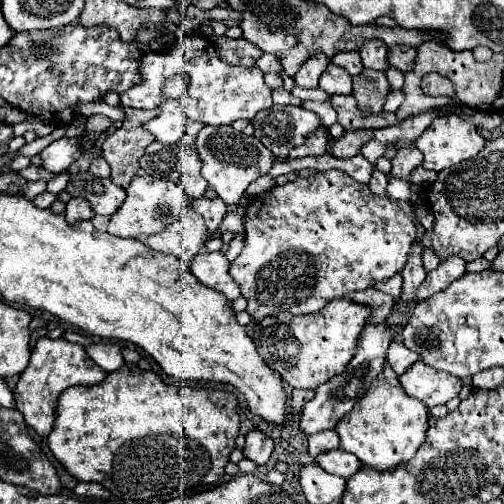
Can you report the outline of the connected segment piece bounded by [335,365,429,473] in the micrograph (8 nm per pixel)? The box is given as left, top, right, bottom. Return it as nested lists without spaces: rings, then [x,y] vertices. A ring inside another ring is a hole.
[[[385,365],[383,373],[355,403],[353,411],[349,411],[349,415],[345,415],[337,423],[335,431],[339,433],[341,439],[339,449],[357,455],[363,467],[383,473],[393,471],[399,465],[407,463],[417,453],[419,445],[425,441],[427,417],[429,411],[423,407],[423,403],[405,395],[395,371],[389,365]]]

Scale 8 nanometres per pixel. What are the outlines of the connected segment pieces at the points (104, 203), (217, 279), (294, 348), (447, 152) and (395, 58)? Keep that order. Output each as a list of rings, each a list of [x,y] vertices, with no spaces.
[[[89,171],[71,175],[67,191],[71,195],[83,195],[91,203],[95,215],[103,215],[107,219],[125,201],[125,189],[121,189],[115,183],[111,183],[111,179],[93,177],[93,173],[89,173]]]
[[[219,251],[217,253],[199,253],[191,263],[191,271],[199,283],[223,293],[229,301],[241,297],[239,287],[235,285],[235,281],[229,275],[229,261],[223,253],[219,253]]]
[[[333,299],[315,315],[277,313],[255,323],[253,341],[263,361],[295,389],[317,389],[335,375],[341,375],[357,351],[357,339],[371,317],[365,305],[349,303],[349,299]]]
[[[445,115],[445,117],[433,119],[429,129],[423,131],[421,139],[417,139],[415,145],[423,153],[423,167],[431,169],[431,171],[441,171],[445,167],[457,165],[457,163],[477,155],[477,151],[481,151],[481,147],[485,145],[485,139],[477,133],[475,125],[469,121],[469,117]]]
[[[399,45],[399,47],[393,47],[391,49],[391,53],[389,53],[389,65],[397,67],[401,71],[409,71],[415,65],[415,57],[417,57],[415,47]]]

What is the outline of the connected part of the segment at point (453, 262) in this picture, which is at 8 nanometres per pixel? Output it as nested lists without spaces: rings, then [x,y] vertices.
[[[451,257],[447,261],[443,261],[435,271],[431,271],[425,281],[421,283],[421,287],[417,289],[417,299],[423,301],[427,297],[431,297],[437,291],[443,291],[445,287],[449,287],[449,283],[457,277],[461,277],[465,273],[465,261]]]

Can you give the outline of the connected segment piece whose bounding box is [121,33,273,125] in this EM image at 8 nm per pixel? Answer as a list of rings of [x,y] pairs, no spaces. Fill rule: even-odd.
[[[187,35],[179,39],[173,49],[165,53],[147,51],[139,59],[139,75],[141,83],[133,85],[125,93],[121,93],[121,103],[125,107],[135,109],[153,109],[159,101],[159,85],[165,81],[175,85],[173,97],[175,105],[179,107],[193,121],[201,121],[205,125],[229,125],[237,119],[253,119],[257,111],[269,109],[271,101],[271,87],[263,81],[263,71],[255,67],[241,67],[241,65],[227,65],[219,59],[215,45],[203,35]]]

